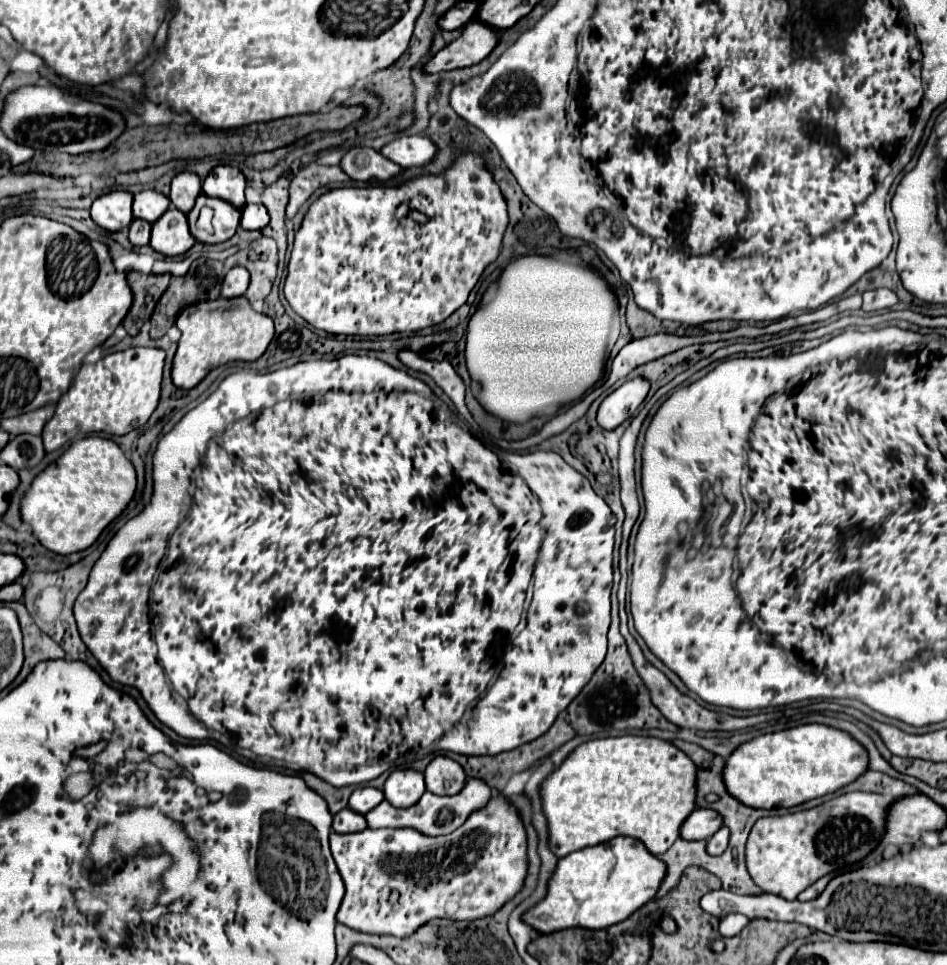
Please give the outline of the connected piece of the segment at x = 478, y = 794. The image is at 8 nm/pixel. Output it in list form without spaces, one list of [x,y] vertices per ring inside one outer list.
[[[467,778],[463,790],[455,796],[435,796],[431,792],[425,792],[421,796],[421,800],[409,808],[395,808],[387,800],[383,800],[377,808],[367,812],[365,818],[367,818],[369,828],[403,828],[403,826],[409,826],[409,828],[415,828],[423,834],[439,836],[439,834],[451,834],[453,830],[457,830],[467,820],[467,816],[473,810],[483,808],[489,802],[489,798],[491,798],[491,788],[485,780]]]

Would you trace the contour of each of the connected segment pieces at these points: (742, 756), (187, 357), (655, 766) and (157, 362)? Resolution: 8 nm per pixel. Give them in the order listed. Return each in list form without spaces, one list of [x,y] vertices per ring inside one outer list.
[[[803,724],[783,732],[765,734],[741,744],[723,770],[731,796],[751,808],[793,808],[807,800],[833,794],[867,772],[867,750],[845,730],[825,724]]]
[[[245,296],[229,300],[217,298],[213,302],[187,306],[177,318],[177,328],[181,330],[181,340],[173,360],[173,384],[183,390],[195,388],[213,368],[221,364],[235,360],[253,362],[261,358],[275,336],[271,318],[255,312]]]
[[[621,736],[589,740],[543,782],[543,812],[549,822],[551,850],[563,858],[575,850],[603,844],[619,834],[641,840],[651,854],[659,856],[679,838],[679,830],[695,806],[695,764],[675,744],[653,736]]]
[[[145,346],[113,352],[95,364],[83,364],[69,392],[57,402],[55,416],[43,428],[41,438],[45,450],[53,452],[79,434],[129,434],[131,430],[141,428],[159,404],[163,364],[165,352]]]

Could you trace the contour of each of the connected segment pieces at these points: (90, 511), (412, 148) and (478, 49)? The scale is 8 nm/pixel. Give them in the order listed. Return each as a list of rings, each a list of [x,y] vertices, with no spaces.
[[[89,436],[73,442],[65,454],[57,458],[57,462],[49,464],[31,484],[23,498],[21,516],[23,522],[27,522],[33,528],[33,534],[39,538],[39,542],[49,548],[55,554],[73,554],[89,548],[99,534],[127,508],[127,504],[133,500],[137,488],[137,472],[133,462],[125,456],[125,452],[107,438]]]
[[[403,136],[389,142],[381,154],[403,168],[425,166],[435,156],[437,146],[427,136]]]
[[[469,22],[463,34],[435,54],[427,64],[427,72],[443,72],[455,68],[467,68],[483,62],[499,42],[499,32],[483,26],[483,22]]]

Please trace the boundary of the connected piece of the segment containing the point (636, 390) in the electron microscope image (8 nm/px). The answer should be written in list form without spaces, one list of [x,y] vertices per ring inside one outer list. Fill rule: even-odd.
[[[645,378],[627,380],[615,392],[611,392],[599,406],[597,422],[605,430],[615,430],[625,420],[629,420],[639,404],[645,400],[649,392],[649,382]]]

